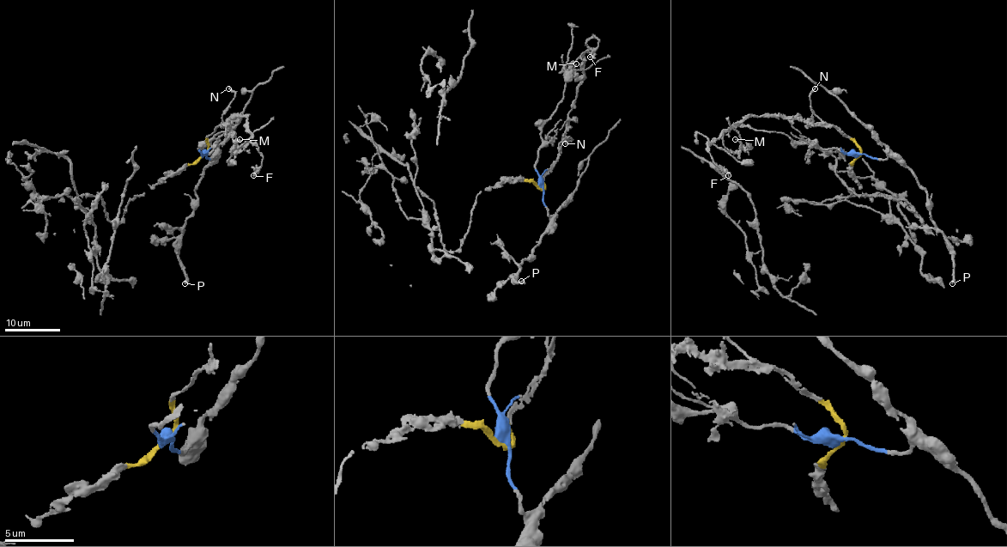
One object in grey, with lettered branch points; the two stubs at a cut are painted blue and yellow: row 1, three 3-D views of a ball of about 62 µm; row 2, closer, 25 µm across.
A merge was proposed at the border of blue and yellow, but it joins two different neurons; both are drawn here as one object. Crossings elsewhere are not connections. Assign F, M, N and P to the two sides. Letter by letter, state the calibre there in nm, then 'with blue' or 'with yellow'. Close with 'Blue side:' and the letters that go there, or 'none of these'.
F: 220 nm | with yellow
M: 100 nm | with yellow
N: 190 nm | with yellow
P: 400 nm | with blue
Blue side: P

